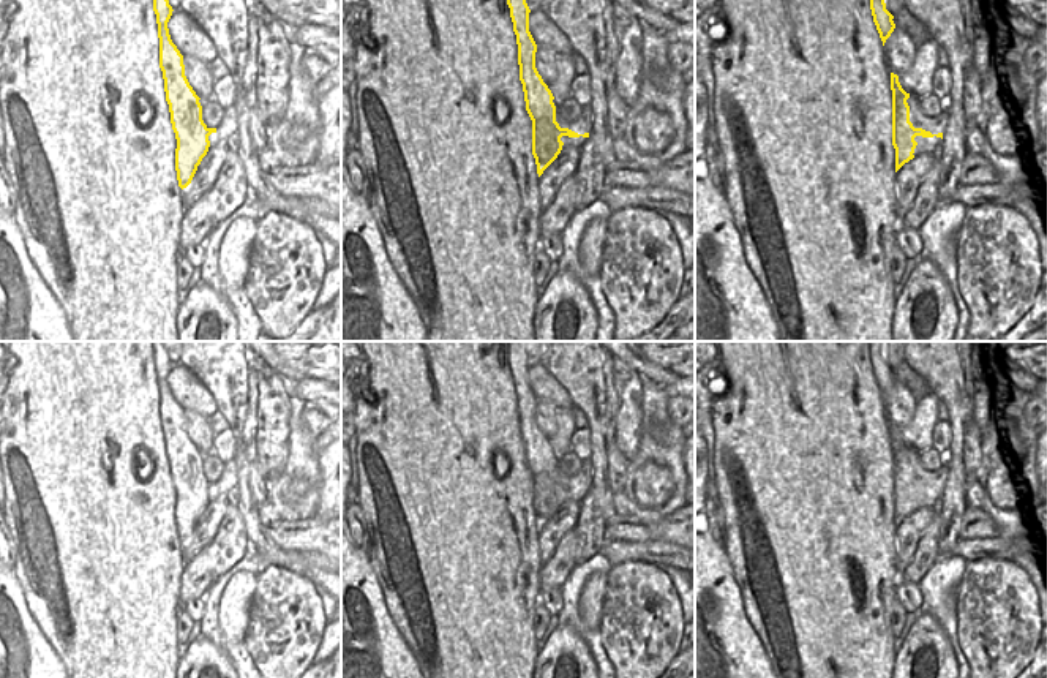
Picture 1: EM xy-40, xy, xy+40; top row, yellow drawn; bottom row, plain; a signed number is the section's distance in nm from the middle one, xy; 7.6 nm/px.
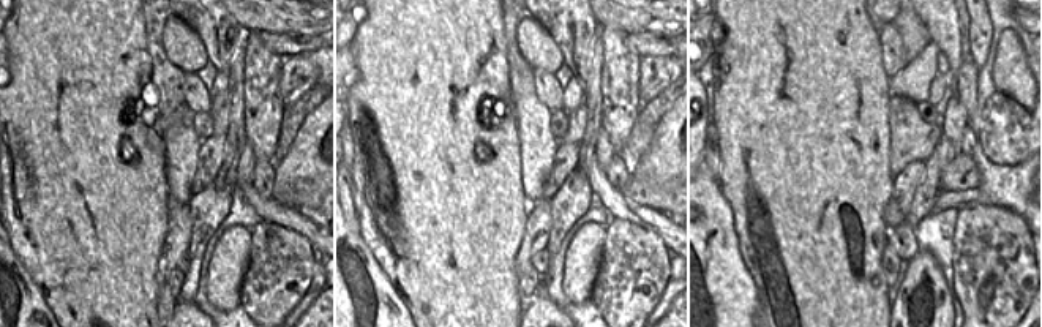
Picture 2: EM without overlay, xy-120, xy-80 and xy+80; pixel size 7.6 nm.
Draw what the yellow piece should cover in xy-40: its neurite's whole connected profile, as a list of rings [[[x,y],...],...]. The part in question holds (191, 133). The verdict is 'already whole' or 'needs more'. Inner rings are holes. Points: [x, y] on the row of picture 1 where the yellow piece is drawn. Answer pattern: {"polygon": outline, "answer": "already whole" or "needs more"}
{"polygon": [[[153,0],[159,38],[159,68],[164,79],[166,101],[169,104],[171,123],[177,139],[175,171],[178,186],[186,188],[202,158],[207,155],[208,136],[216,128],[208,128],[202,120],[199,96],[185,76],[183,55],[172,43],[167,22],[172,16],[169,0]]], "answer": "already whole"}

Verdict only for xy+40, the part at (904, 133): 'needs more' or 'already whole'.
already whole

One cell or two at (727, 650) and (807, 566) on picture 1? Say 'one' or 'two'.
two

